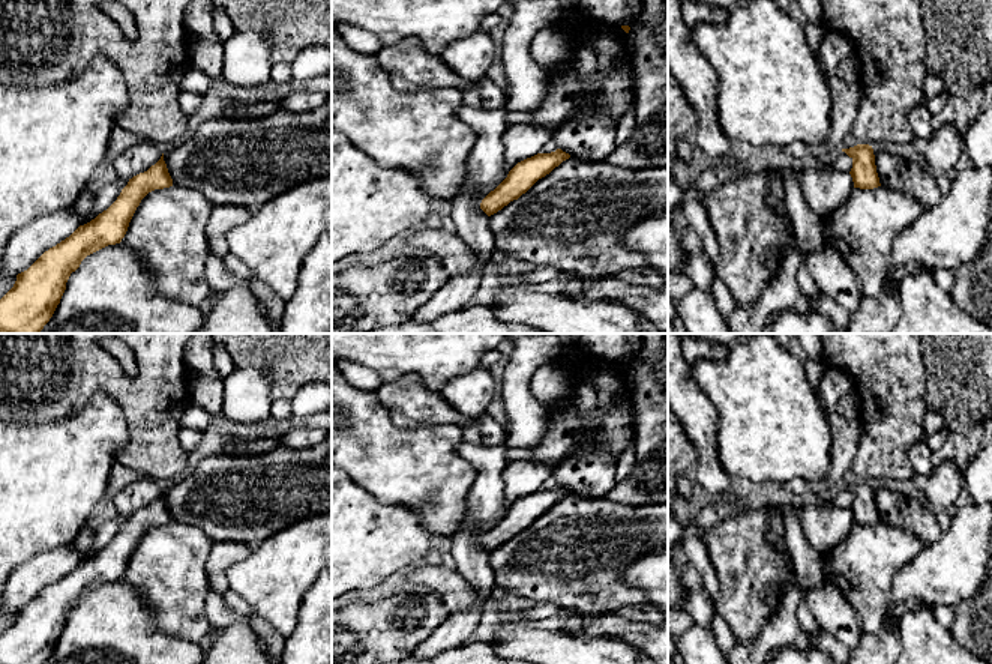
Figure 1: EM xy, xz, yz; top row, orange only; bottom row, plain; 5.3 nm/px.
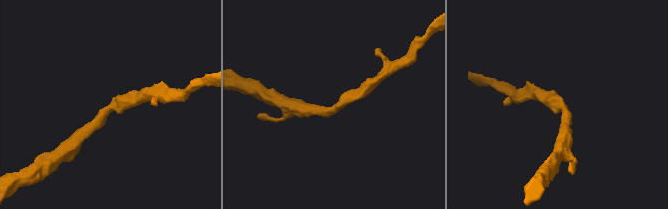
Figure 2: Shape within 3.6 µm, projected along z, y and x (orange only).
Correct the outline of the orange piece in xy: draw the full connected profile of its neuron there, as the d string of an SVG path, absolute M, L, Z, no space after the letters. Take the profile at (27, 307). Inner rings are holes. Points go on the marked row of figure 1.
M162 153L147 171L129 179L107 210L80 225L17 275L14 287L0 299L0 334L39 334L53 317L71 273L81 261L108 245L120 243L141 200L155 189L170 186L173 179Z

